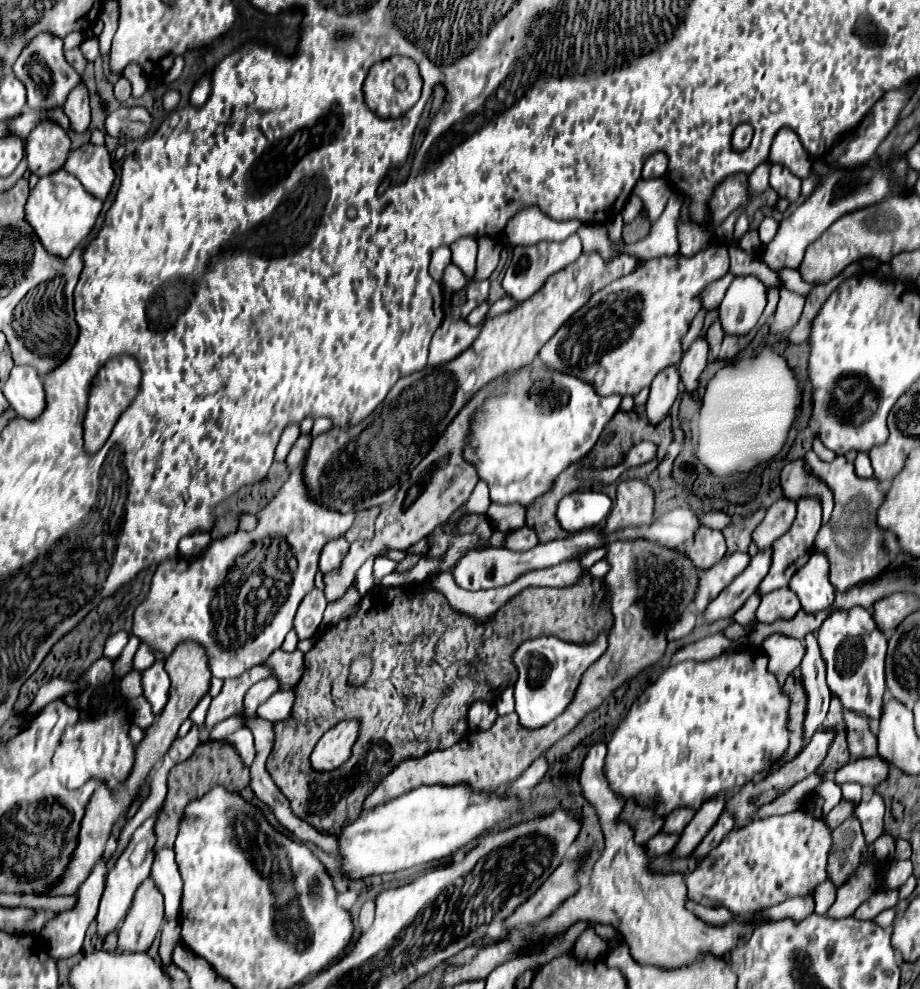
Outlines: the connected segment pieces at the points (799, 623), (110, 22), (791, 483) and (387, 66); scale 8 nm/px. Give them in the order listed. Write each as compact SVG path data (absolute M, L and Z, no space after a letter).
M798 611L796 617L790 619L790 621L774 621L770 625L758 623L754 635L748 637L748 639L754 647L760 645L760 639L764 639L764 635L772 635L772 633L788 635L788 637L794 637L794 639L804 639L808 633L816 633L826 617L828 617L828 611L810 613L810 615L804 613L804 611Z
M104 1L104 7L100 11L100 19L104 21L104 31L98 37L100 43L100 55L106 57L110 53L110 41L116 33L116 23L118 23L118 11L116 11L116 1Z
M792 461L782 471L782 489L786 497L798 499L800 495L816 495L822 501L824 509L824 521L828 521L828 515L832 513L832 495L828 495L828 487L816 479L816 475L808 475L804 471L804 461Z
M390 57L372 65L364 81L364 99L368 107L380 117L400 117L420 99L422 79L418 67L408 57Z

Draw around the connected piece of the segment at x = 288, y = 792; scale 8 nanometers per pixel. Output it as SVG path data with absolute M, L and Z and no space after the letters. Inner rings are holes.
M584 569L582 579L570 587L524 589L508 603L504 603L500 611L484 623L476 623L464 613L454 611L444 593L428 591L418 597L410 597L410 589L388 589L386 605L386 593L382 591L382 587L376 587L360 601L360 609L354 617L344 619L336 623L336 627L324 631L318 643L306 653L306 671L300 683L296 685L298 699L294 703L292 715L286 721L274 723L276 743L272 755L268 757L268 773L280 787L282 795L290 801L290 807L296 817L308 821L320 833L336 835L336 831L340 831L340 827L348 819L356 819L356 815L360 815L364 799L372 793L372 787L376 787L376 783L392 771L394 763L398 765L408 757L420 757L430 749L448 749L464 737L468 729L468 707L476 699L494 699L500 687L504 687L504 681L506 687L514 685L518 671L512 661L512 655L524 641L542 635L556 635L564 641L574 643L592 641L596 637L594 629L590 629L592 617L598 623L598 631L606 631L614 625L604 579L594 581L588 569ZM360 655L368 655L372 659L372 673L364 685L348 685L348 667ZM348 717L360 719L360 739L356 741L354 757L364 757L364 763L358 763L352 777L338 777L338 771L316 773L310 767L312 749L330 727L334 727L340 719Z

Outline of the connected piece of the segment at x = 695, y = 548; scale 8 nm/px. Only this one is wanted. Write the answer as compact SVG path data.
M700 527L694 539L680 545L678 551L684 551L694 567L710 567L726 555L726 541L720 531Z

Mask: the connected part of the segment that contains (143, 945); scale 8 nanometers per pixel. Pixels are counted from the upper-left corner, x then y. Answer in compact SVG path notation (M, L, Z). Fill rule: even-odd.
M148 877L136 891L128 915L120 927L118 945L128 951L146 951L164 919L164 897Z

